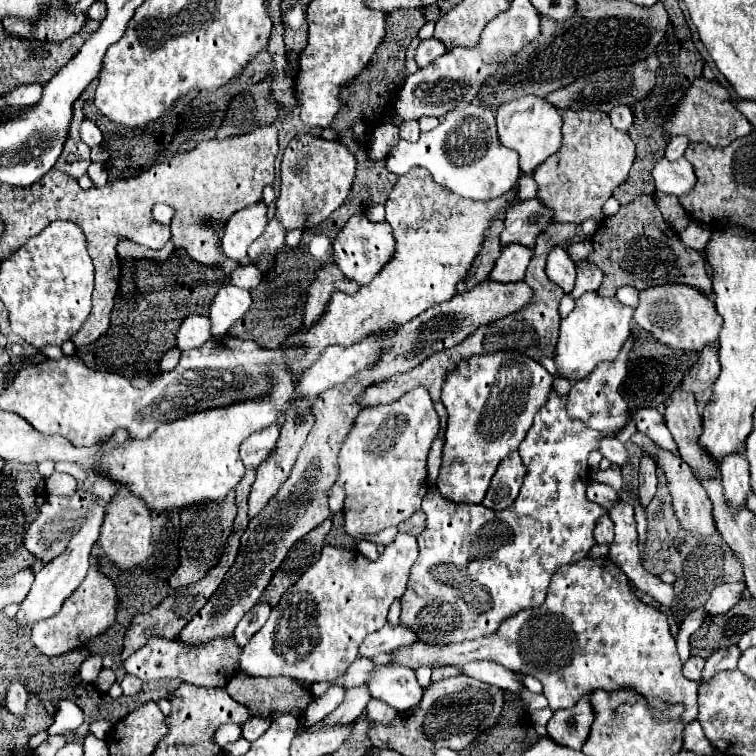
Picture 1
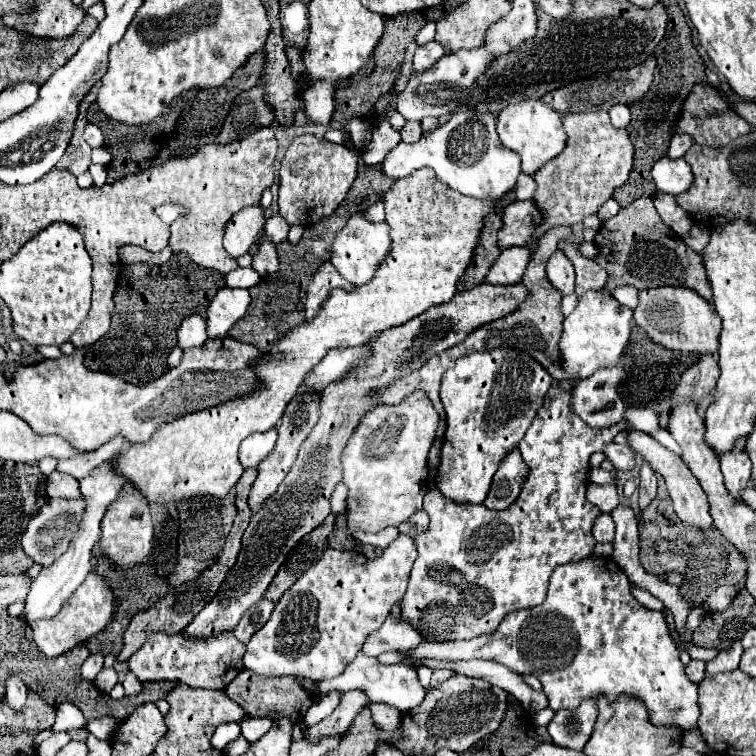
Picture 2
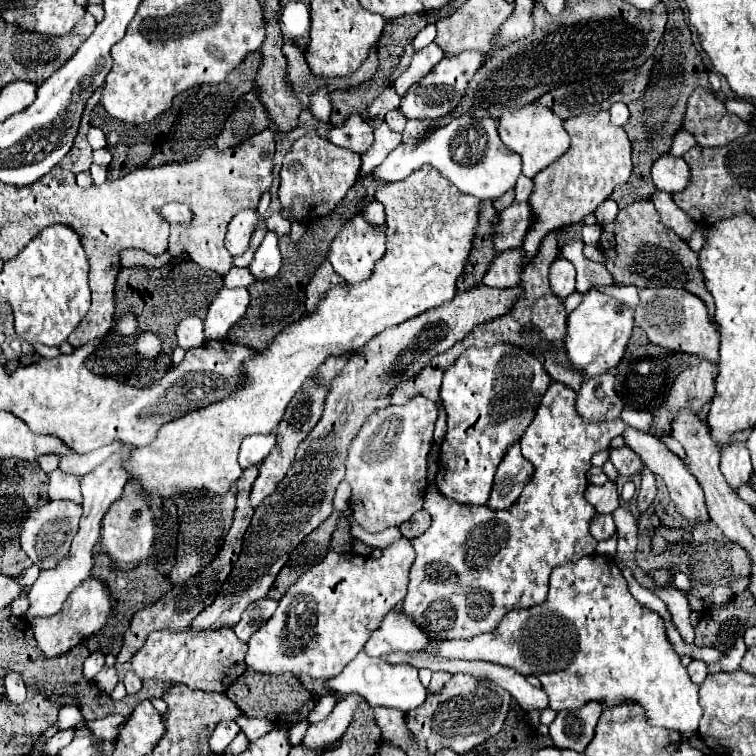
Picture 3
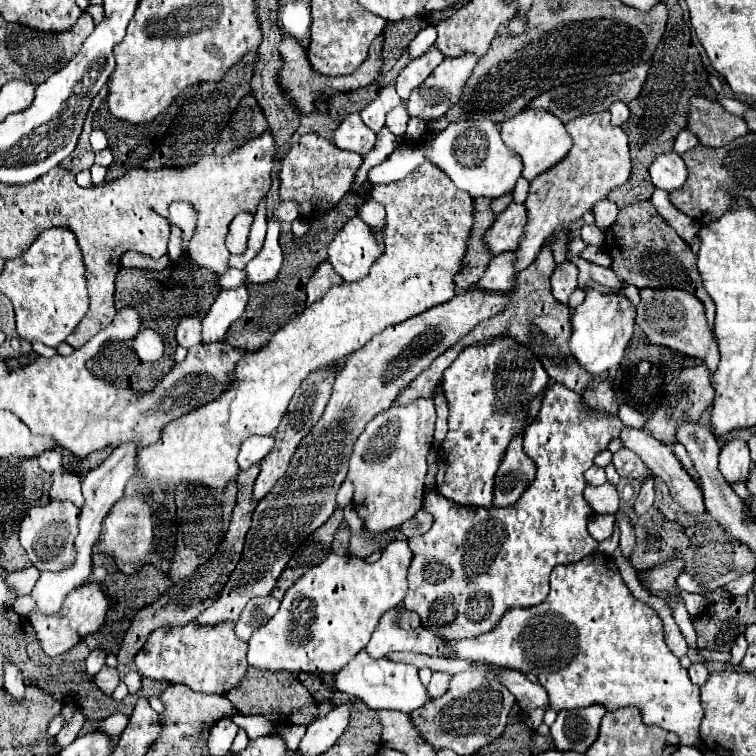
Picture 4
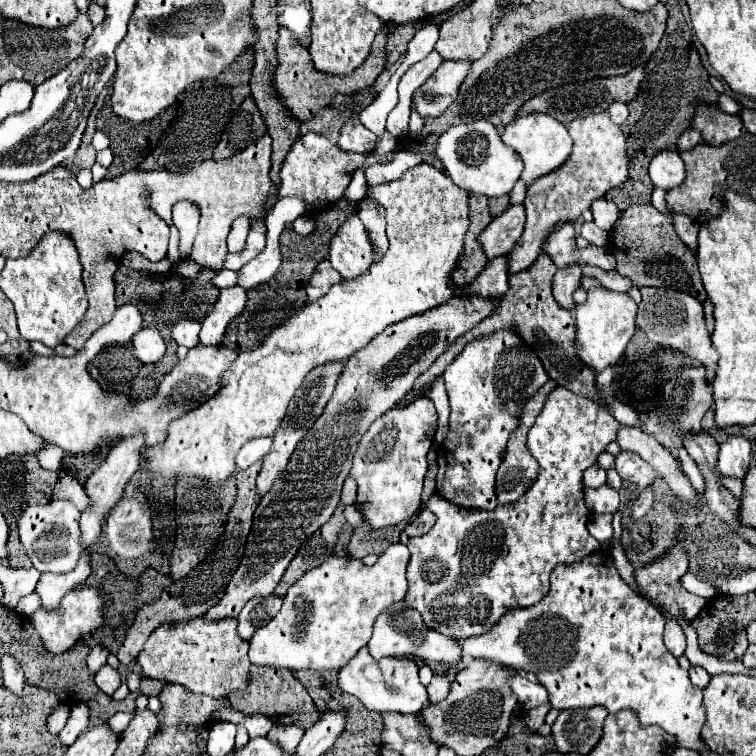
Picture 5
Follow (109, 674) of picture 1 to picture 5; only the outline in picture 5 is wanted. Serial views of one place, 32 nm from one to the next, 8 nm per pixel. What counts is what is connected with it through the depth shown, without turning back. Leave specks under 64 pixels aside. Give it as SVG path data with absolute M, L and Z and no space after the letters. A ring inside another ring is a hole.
M104 664L104 666L102 666L102 670L96 674L96 684L98 684L98 688L100 688L104 694L112 696L112 694L120 688L122 680L120 680L118 670L114 670L112 666Z

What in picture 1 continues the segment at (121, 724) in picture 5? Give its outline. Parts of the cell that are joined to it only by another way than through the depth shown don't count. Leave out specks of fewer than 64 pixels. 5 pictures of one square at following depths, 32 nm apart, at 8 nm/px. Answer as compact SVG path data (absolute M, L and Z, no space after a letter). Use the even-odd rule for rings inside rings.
M108 720L94 721L90 726L90 732L98 739L105 739L107 734L112 730L114 724Z

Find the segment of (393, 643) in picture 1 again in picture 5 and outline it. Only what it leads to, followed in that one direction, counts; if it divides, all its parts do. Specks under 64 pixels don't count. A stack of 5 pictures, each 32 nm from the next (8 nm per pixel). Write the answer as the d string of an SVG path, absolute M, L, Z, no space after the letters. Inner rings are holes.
M404 602L392 604L390 608L386 608L378 616L374 632L372 632L372 638L374 638L374 644L368 642L368 650L370 650L370 654L376 660L386 658L386 656L410 656L414 660L422 660L424 664L428 664L434 674L444 674L444 676L448 676L450 672L454 672L456 664L462 660L460 642L456 638L444 636L444 634L428 628L424 624L420 612L416 612L414 608L408 608ZM442 664L448 664L450 668L442 668Z

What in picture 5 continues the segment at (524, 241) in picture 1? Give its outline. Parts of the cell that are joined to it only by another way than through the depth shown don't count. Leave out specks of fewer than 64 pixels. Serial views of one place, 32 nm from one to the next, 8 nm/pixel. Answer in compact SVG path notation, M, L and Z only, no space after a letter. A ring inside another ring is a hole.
M510 206L504 214L494 218L484 232L478 236L478 244L482 246L488 260L504 256L516 246L516 240L524 230L524 206Z

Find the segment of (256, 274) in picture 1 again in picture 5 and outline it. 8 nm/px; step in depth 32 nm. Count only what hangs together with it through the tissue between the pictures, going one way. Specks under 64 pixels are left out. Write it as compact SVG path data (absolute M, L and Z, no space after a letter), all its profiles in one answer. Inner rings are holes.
M220 270L220 272L216 272L216 276L210 280L210 284L216 286L216 288L228 288L228 286L234 286L234 284L236 284L236 278L238 278L238 272Z

